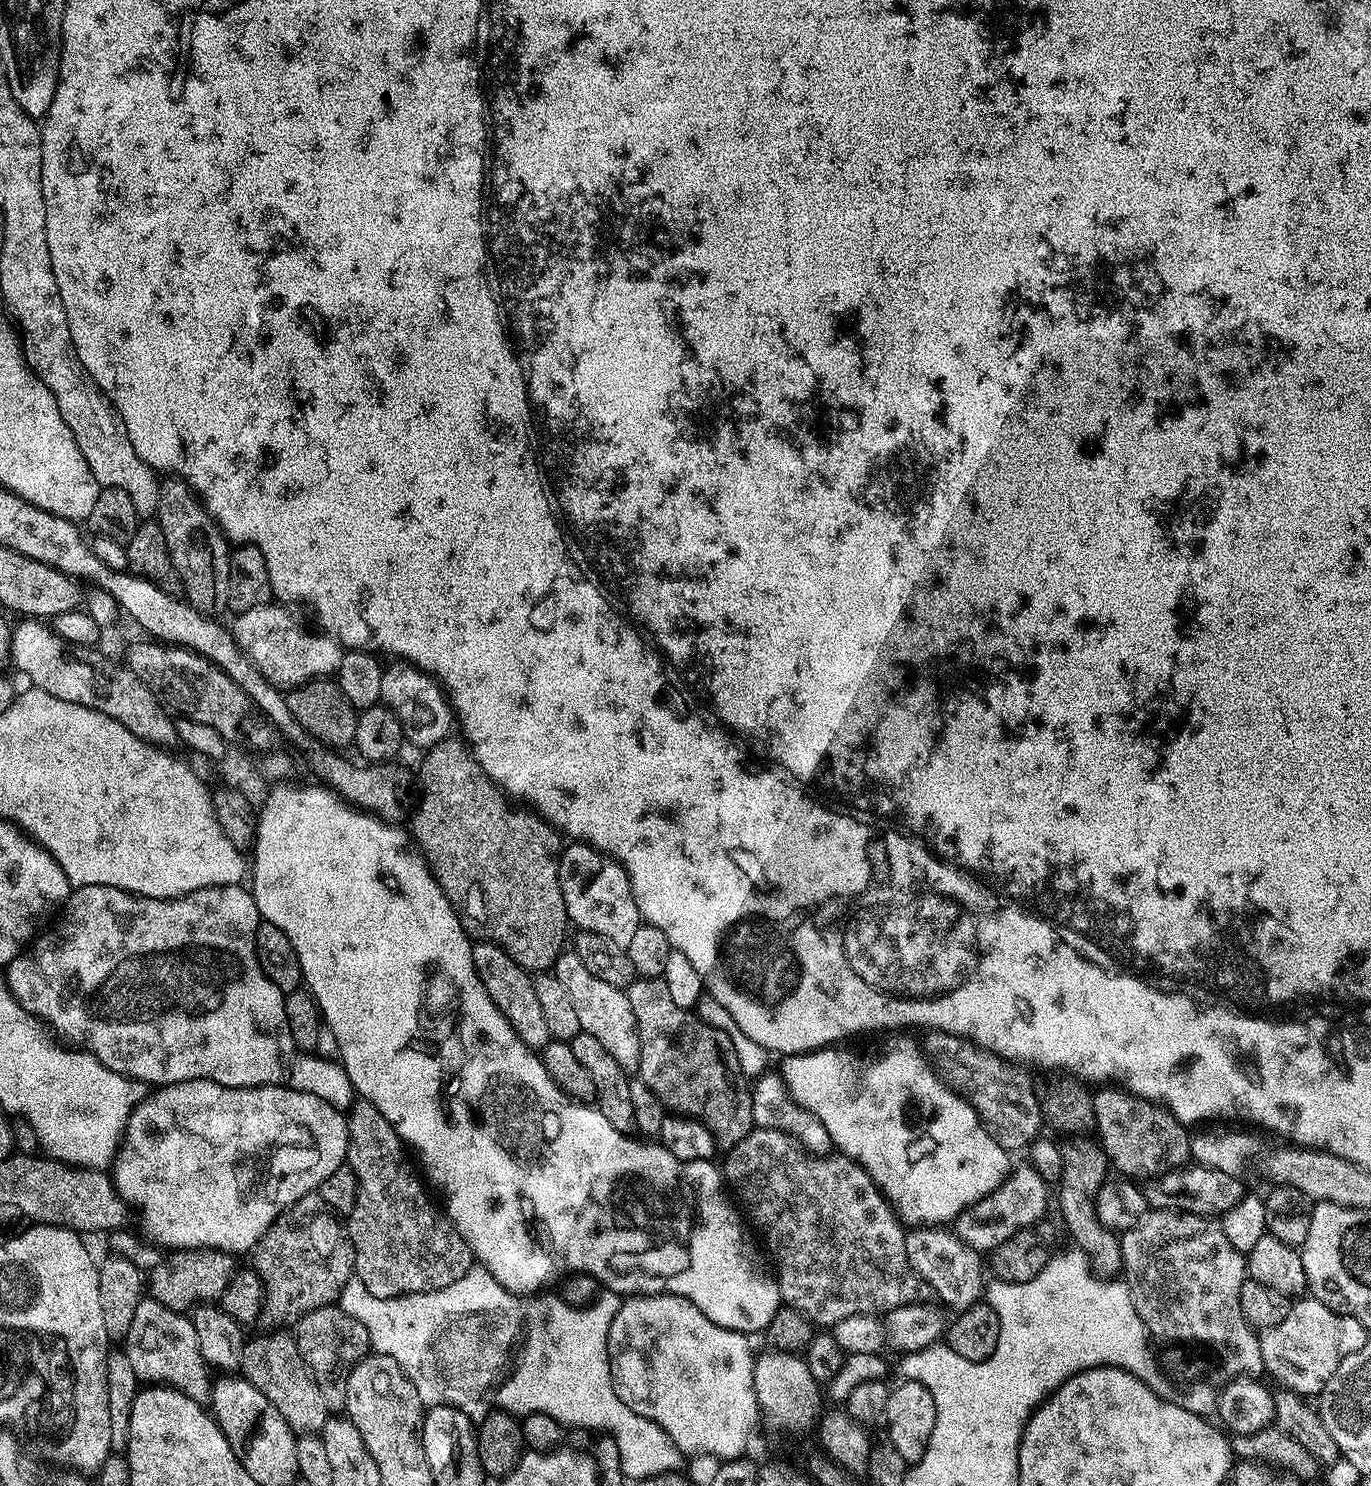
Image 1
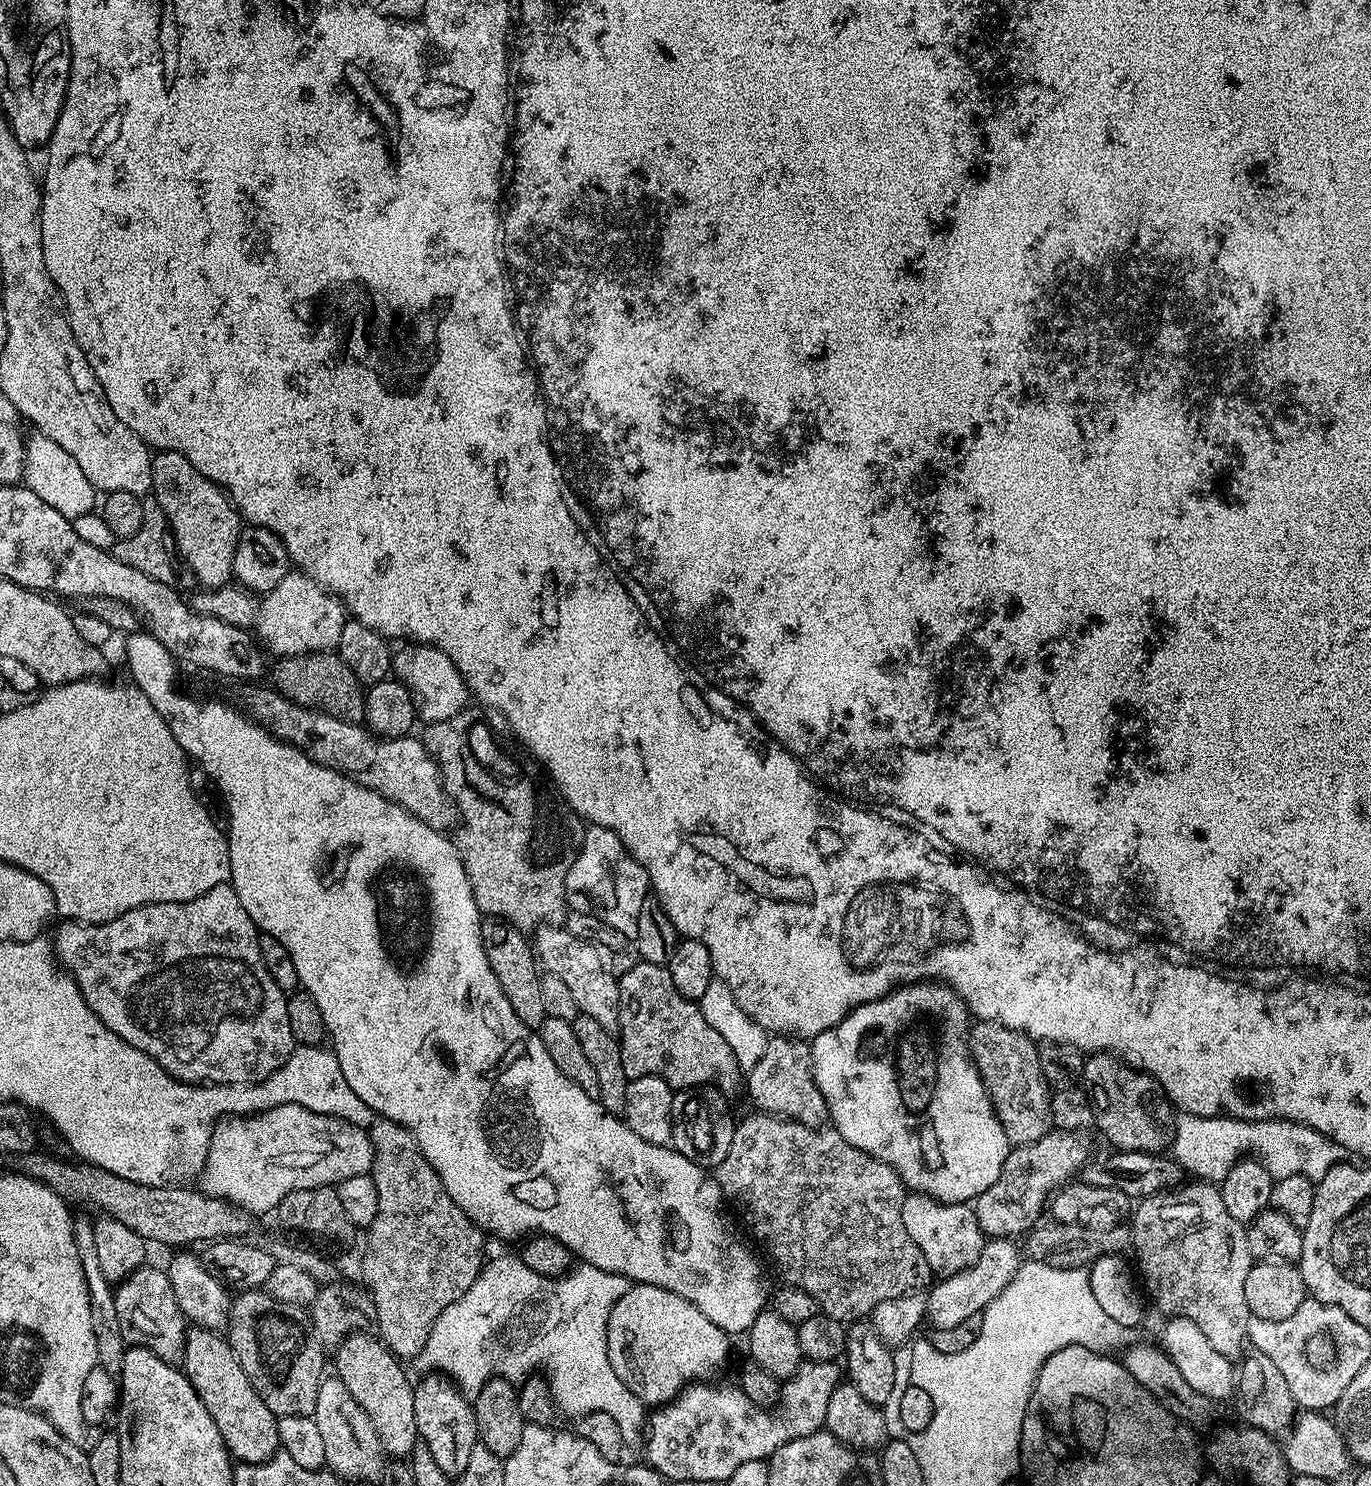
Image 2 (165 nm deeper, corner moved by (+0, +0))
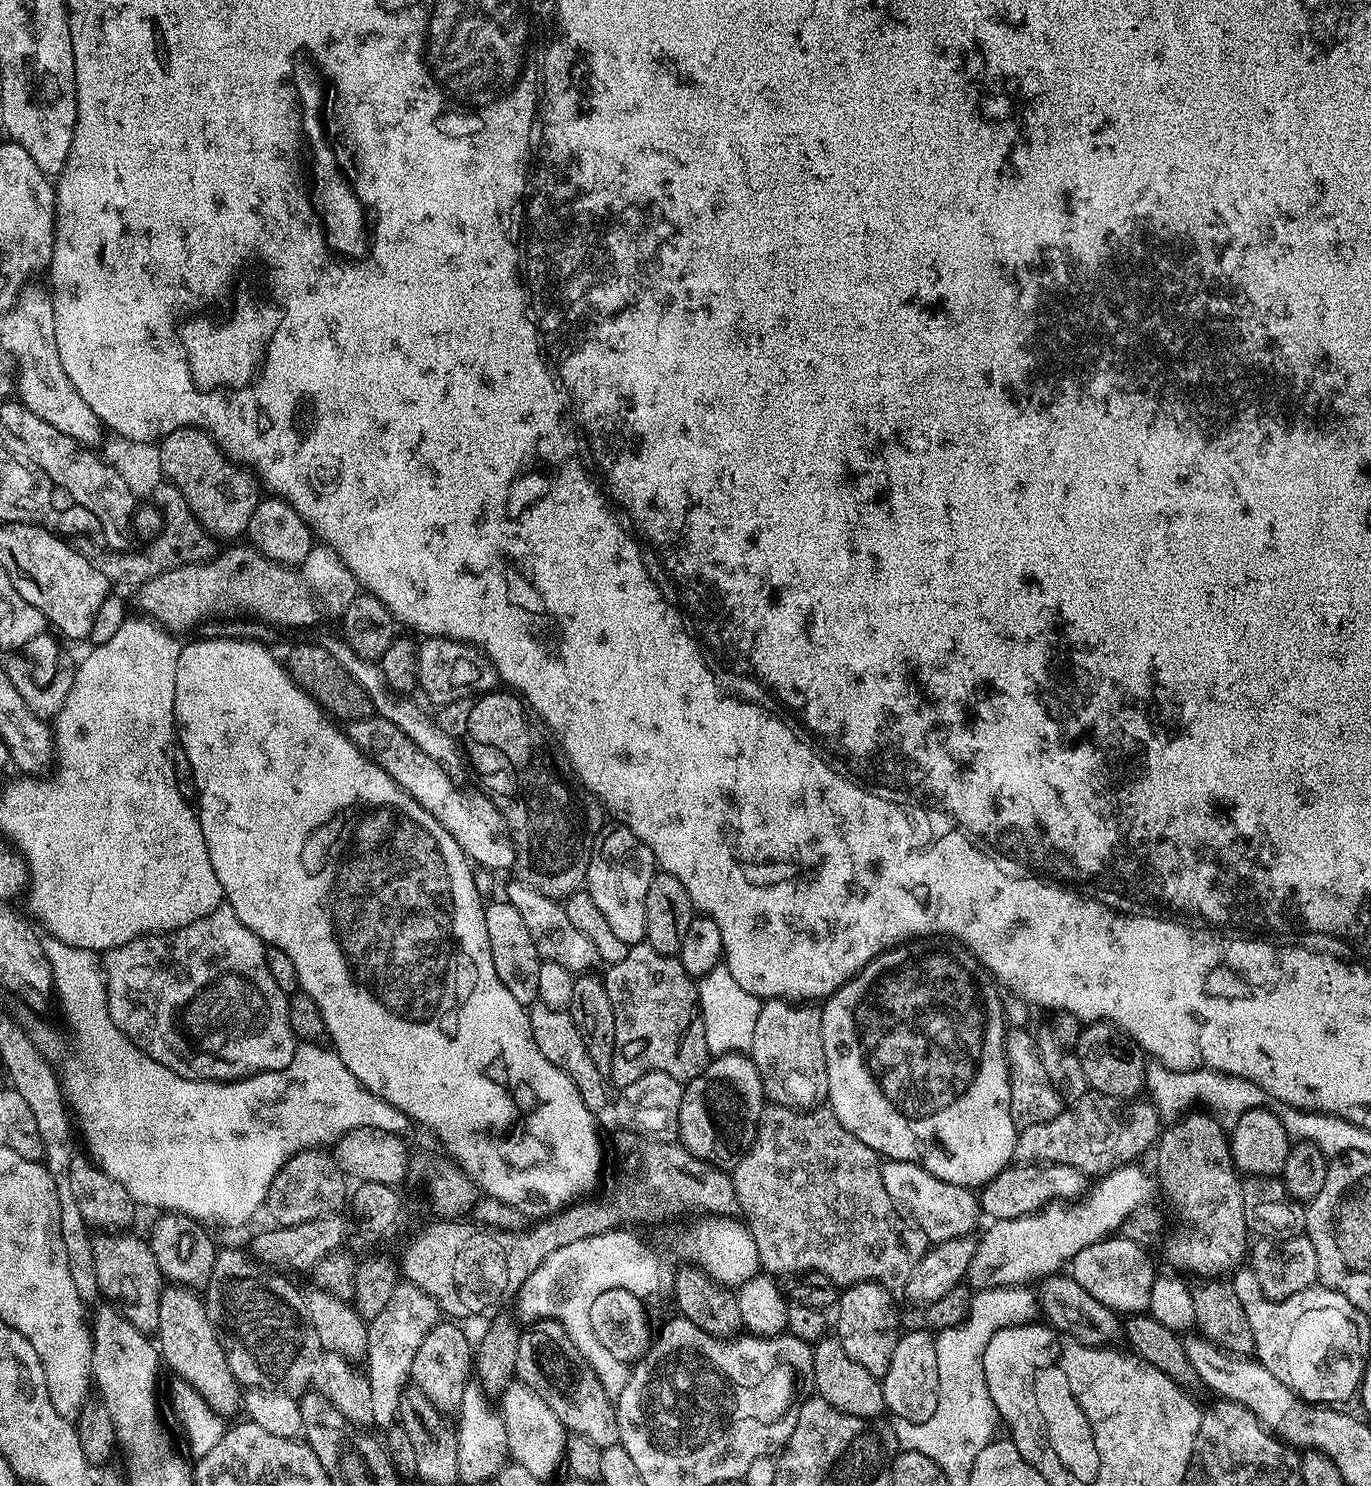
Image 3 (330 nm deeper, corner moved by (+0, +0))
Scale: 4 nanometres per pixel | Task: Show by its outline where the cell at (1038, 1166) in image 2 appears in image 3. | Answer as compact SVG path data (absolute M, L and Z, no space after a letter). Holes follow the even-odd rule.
M1089 1090L1082 1099L1065 1107L1050 1122L1019 1129L1016 1137L1015 1159L1021 1164L1073 1164L1083 1170L1089 1178L1099 1178L1126 1164L1139 1161L1144 1151L1151 1149L1159 1141L1162 1121L1155 1106L1147 1099L1133 1098L1121 1100L1119 1096L1107 1096Z

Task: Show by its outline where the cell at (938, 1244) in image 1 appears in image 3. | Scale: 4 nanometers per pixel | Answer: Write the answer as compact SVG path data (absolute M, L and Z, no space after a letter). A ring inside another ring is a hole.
M901 1160L883 1161L882 1182L896 1207L924 1231L928 1241L957 1240L975 1233L976 1219L981 1219L982 1213L973 1189L954 1186L954 1182L942 1182L942 1178L934 1178L934 1174L921 1164Z

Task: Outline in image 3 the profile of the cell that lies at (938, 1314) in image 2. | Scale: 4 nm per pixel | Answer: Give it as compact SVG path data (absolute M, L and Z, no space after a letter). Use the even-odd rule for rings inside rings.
M1135 1163L1113 1168L1091 1185L1086 1198L1065 1206L1057 1202L1033 1216L989 1223L984 1237L976 1240L976 1253L968 1266L967 1283L973 1289L1024 1286L1037 1278L1059 1273L1079 1251L1105 1237L1111 1237L1138 1206L1153 1199L1154 1184Z

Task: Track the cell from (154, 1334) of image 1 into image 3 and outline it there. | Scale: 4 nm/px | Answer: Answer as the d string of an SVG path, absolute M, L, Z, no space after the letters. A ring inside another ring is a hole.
M100 1234L92 1241L94 1270L98 1270L101 1297L140 1332L155 1333L158 1326L158 1302L162 1298L166 1281L158 1270L158 1262L150 1250L147 1239L139 1240L132 1234Z

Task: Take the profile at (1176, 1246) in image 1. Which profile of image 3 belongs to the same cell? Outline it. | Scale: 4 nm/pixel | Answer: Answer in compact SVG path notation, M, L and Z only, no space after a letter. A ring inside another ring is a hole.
M1193 1110L1169 1123L1155 1145L1155 1179L1159 1191L1161 1188L1165 1198L1172 1203L1172 1212L1177 1220L1176 1229L1163 1237L1162 1249L1165 1258L1177 1268L1173 1268L1177 1273L1189 1272L1192 1276L1200 1276L1196 1278L1224 1278L1235 1273L1249 1255L1250 1233L1246 1214L1242 1214L1242 1176L1236 1171L1228 1142L1225 1125L1203 1110Z

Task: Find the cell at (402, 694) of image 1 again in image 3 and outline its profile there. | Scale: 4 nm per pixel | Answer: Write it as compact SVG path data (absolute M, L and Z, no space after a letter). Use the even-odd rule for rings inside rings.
M429 636L419 641L416 650L418 662L418 688L425 692L436 706L460 700L464 696L475 696L491 692L497 687L498 677L494 666L479 648L464 644L461 640L448 640L444 636Z

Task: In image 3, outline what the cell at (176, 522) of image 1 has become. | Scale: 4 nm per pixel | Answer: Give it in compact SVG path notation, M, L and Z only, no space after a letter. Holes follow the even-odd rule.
M200 428L174 430L159 441L158 447L163 479L182 490L182 498L186 498L200 525L217 541L239 541L236 539L247 533L250 514L254 514L254 506L262 498L255 475L229 460L211 436Z

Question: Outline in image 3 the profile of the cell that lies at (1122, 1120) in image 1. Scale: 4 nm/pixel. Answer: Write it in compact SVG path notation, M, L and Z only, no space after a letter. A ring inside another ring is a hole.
M1107 1022L1085 1023L1074 1051L1078 1062L1082 1062L1082 1071L1086 1074L1086 1082L1091 1091L1119 1096L1121 1100L1139 1097L1145 1091L1146 1053L1114 1025Z

